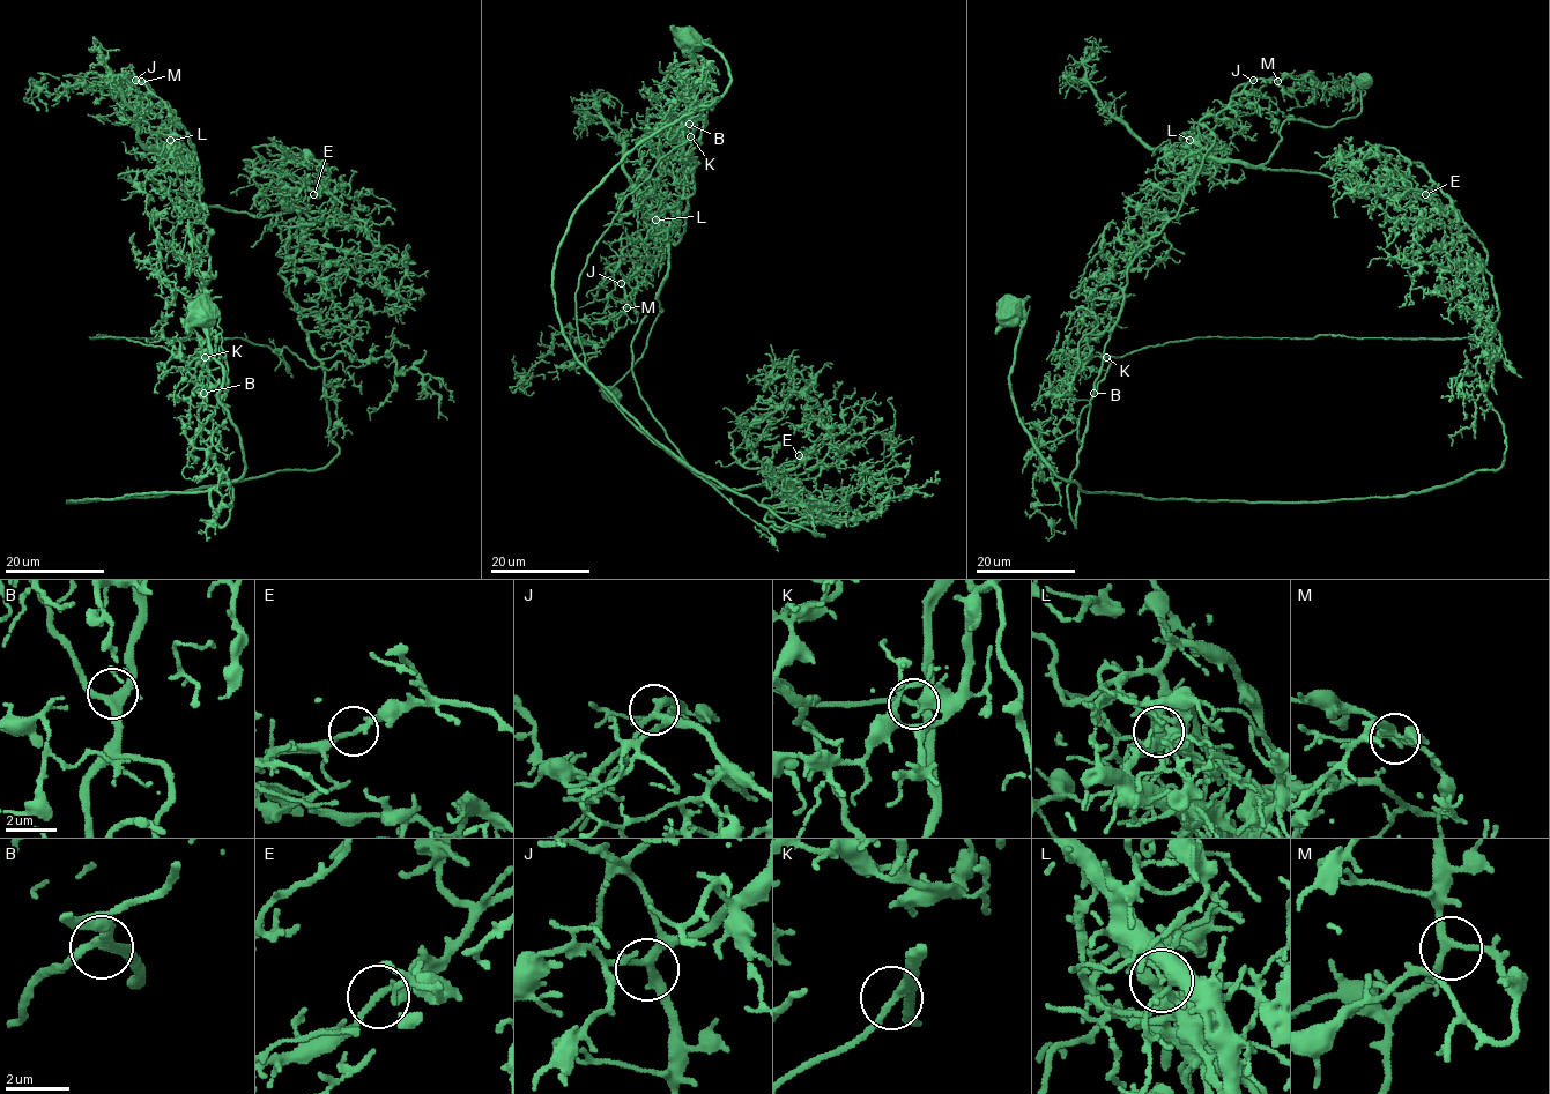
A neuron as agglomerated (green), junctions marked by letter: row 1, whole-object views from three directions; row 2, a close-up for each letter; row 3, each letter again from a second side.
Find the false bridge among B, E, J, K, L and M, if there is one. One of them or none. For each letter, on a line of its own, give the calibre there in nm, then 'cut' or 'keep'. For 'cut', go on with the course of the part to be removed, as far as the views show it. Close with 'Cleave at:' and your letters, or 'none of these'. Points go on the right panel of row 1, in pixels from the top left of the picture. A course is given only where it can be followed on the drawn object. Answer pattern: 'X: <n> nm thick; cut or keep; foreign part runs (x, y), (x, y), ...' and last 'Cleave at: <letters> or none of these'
B: 300 nm thick; keep
E: 160 nm thick; keep
J: 260 nm thick; keep
K: 240 nm thick; keep
L: 200 nm thick; cut; foreign part runs (1189, 141), (1185, 148), (1196, 156), (1344, 177), (1447, 206), (1460, 215), (1450, 213), (1450, 206), (1469, 258)
M: 200 nm thick; keep
Cleave at: L

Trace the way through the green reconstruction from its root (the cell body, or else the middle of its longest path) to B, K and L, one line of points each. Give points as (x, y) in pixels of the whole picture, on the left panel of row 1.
B: (202, 312), (223, 374), (219, 402), (240, 440), (237, 479), (201, 436), (204, 393)
K: (202, 312), (197, 322), (223, 374), (219, 402), (239, 434), (245, 466), (231, 481), (200, 432), (205, 357)
L: (202, 312), (245, 466), (231, 481), (200, 432), (208, 228), (170, 141)

